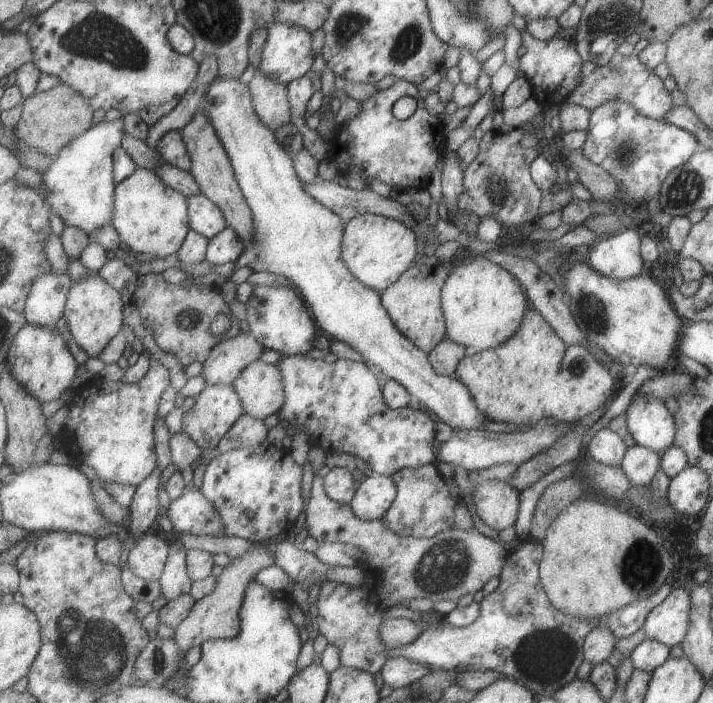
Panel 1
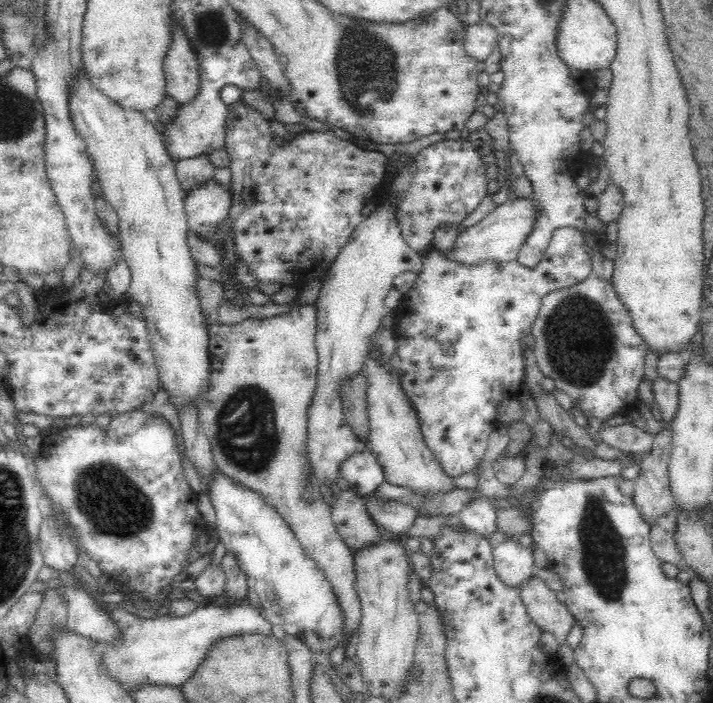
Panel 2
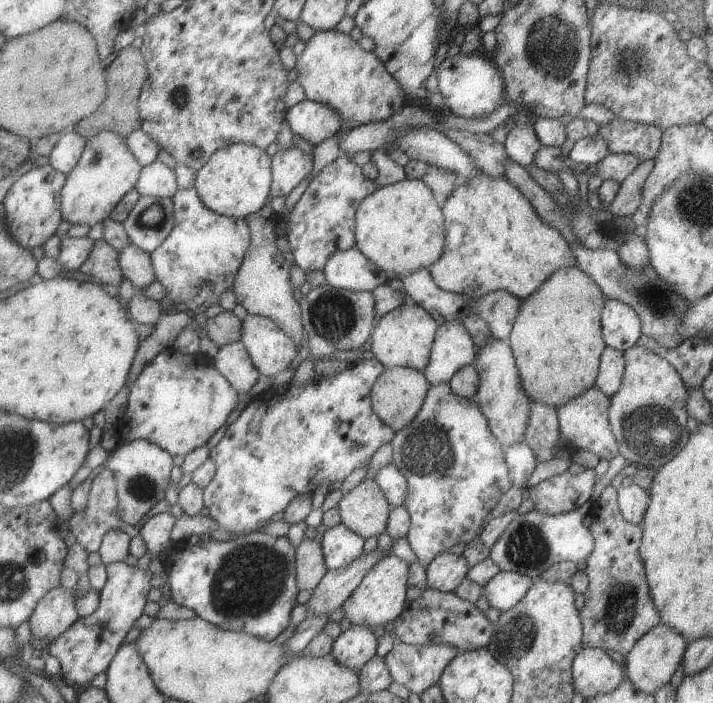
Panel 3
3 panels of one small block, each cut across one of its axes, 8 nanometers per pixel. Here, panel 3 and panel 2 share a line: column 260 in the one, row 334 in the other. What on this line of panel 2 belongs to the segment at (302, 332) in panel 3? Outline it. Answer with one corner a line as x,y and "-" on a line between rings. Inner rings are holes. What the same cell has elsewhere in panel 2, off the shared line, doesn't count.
300,305
293,307
285,314
280,316
272,316
272,318
246,318
238,324
222,324
218,320
214,320
210,324
210,367
212,367
212,386
206,398
200,400
197,405
197,417
199,420
199,429
208,437
213,448
214,459
218,466
219,472
232,482
247,488
248,490
257,492
262,500
268,506
271,506
278,514
289,524
292,532
296,535
299,543
302,545
306,554
318,565
318,568
326,575
326,580
331,584
332,590
338,599
338,606
342,615
342,640
341,644
346,648
350,646
354,638
354,634
359,634
360,620
362,620
362,603
358,596
356,588
356,567
354,566
354,552
342,542
340,535
336,530
336,523
331,517
331,508
328,502
322,497
320,491
320,481
318,475
315,474
313,465
310,463
310,455
306,451
306,442
308,442
308,419
309,408
314,398
314,390
316,390
318,382
318,353
315,345
316,336
316,315
313,305

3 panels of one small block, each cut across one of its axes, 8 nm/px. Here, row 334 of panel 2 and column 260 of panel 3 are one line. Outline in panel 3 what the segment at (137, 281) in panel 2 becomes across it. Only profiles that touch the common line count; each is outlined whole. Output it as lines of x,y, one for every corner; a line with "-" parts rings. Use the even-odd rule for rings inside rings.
236,143
220,149
218,153
195,173
195,187
203,203
211,210
232,218
247,218
262,210
270,201
274,171
273,158
262,147

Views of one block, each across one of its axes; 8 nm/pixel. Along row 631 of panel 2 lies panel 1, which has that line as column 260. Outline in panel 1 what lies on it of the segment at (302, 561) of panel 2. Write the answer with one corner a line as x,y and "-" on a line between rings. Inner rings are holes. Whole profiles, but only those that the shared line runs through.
256,285
251,300
246,302
246,321
251,333
266,349
273,349
285,357
307,354
315,348
317,338
317,322
311,318
304,299
297,296
297,292
287,286

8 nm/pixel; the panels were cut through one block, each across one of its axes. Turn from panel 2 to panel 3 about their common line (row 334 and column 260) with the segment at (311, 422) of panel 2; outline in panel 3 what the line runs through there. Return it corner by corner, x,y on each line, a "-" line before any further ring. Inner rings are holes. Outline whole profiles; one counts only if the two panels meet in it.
248,314
243,319
243,344
262,375
278,377
299,356
299,347
271,318

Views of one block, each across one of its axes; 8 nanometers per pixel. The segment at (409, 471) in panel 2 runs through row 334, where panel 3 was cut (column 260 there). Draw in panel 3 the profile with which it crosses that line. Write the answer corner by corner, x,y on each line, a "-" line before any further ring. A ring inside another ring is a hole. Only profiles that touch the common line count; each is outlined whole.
242,341
221,347
214,362
217,370
239,393
251,390
262,376
251,362
251,356

